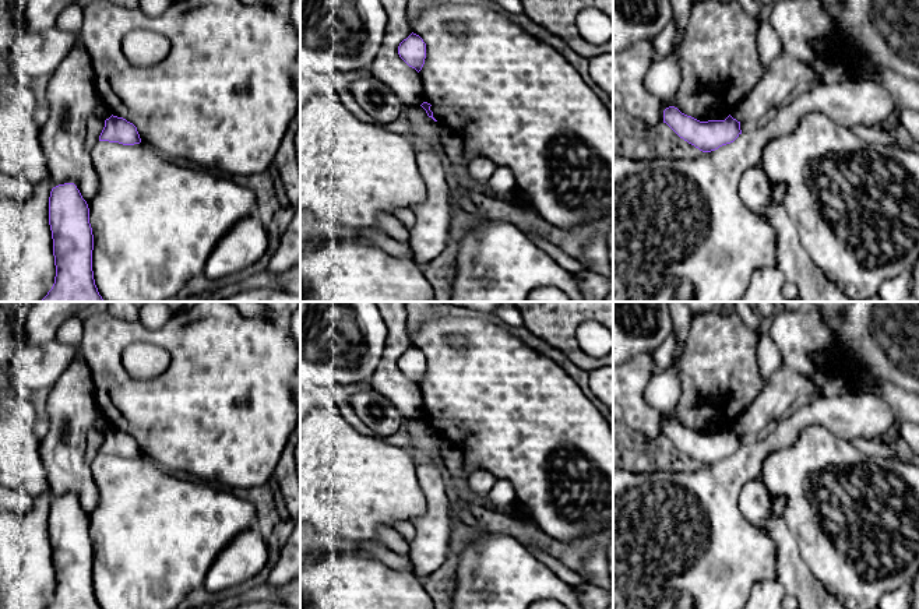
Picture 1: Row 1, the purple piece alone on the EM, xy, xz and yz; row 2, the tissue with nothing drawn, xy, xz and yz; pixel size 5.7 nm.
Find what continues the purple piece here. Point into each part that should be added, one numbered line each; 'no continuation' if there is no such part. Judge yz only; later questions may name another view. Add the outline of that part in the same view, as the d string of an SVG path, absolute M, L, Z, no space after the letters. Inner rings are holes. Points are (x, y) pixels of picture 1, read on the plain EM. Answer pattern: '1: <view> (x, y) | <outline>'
no continuation

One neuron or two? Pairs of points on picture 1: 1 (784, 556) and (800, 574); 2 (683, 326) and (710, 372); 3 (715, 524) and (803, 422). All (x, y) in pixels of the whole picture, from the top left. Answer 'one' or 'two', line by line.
1: one
2: two
3: one

